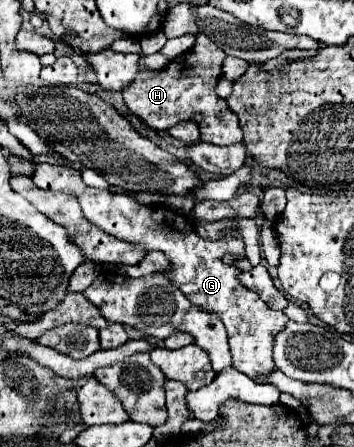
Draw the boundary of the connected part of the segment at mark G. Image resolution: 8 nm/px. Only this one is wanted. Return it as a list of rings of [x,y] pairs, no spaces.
[[[36,164],[32,180],[38,188],[48,188],[56,192],[66,192],[66,194],[76,194],[82,206],[84,216],[102,228],[106,234],[124,240],[132,246],[140,246],[150,254],[152,250],[160,250],[168,262],[170,268],[162,270],[162,274],[176,286],[196,308],[214,314],[218,320],[228,330],[228,344],[232,352],[232,362],[234,368],[246,374],[248,378],[260,382],[266,378],[270,372],[276,370],[274,358],[272,358],[272,348],[274,348],[274,338],[282,328],[288,324],[288,316],[282,310],[270,310],[264,300],[240,282],[240,268],[236,264],[224,264],[220,256],[226,254],[244,254],[244,242],[242,234],[236,226],[226,226],[216,240],[202,238],[198,230],[192,226],[192,222],[184,220],[182,228],[178,228],[174,222],[156,222],[154,212],[160,208],[144,206],[138,204],[132,196],[120,194],[120,192],[110,192],[110,190],[98,190],[90,188],[84,184],[80,170],[70,168],[70,166],[54,166],[54,164]]]

